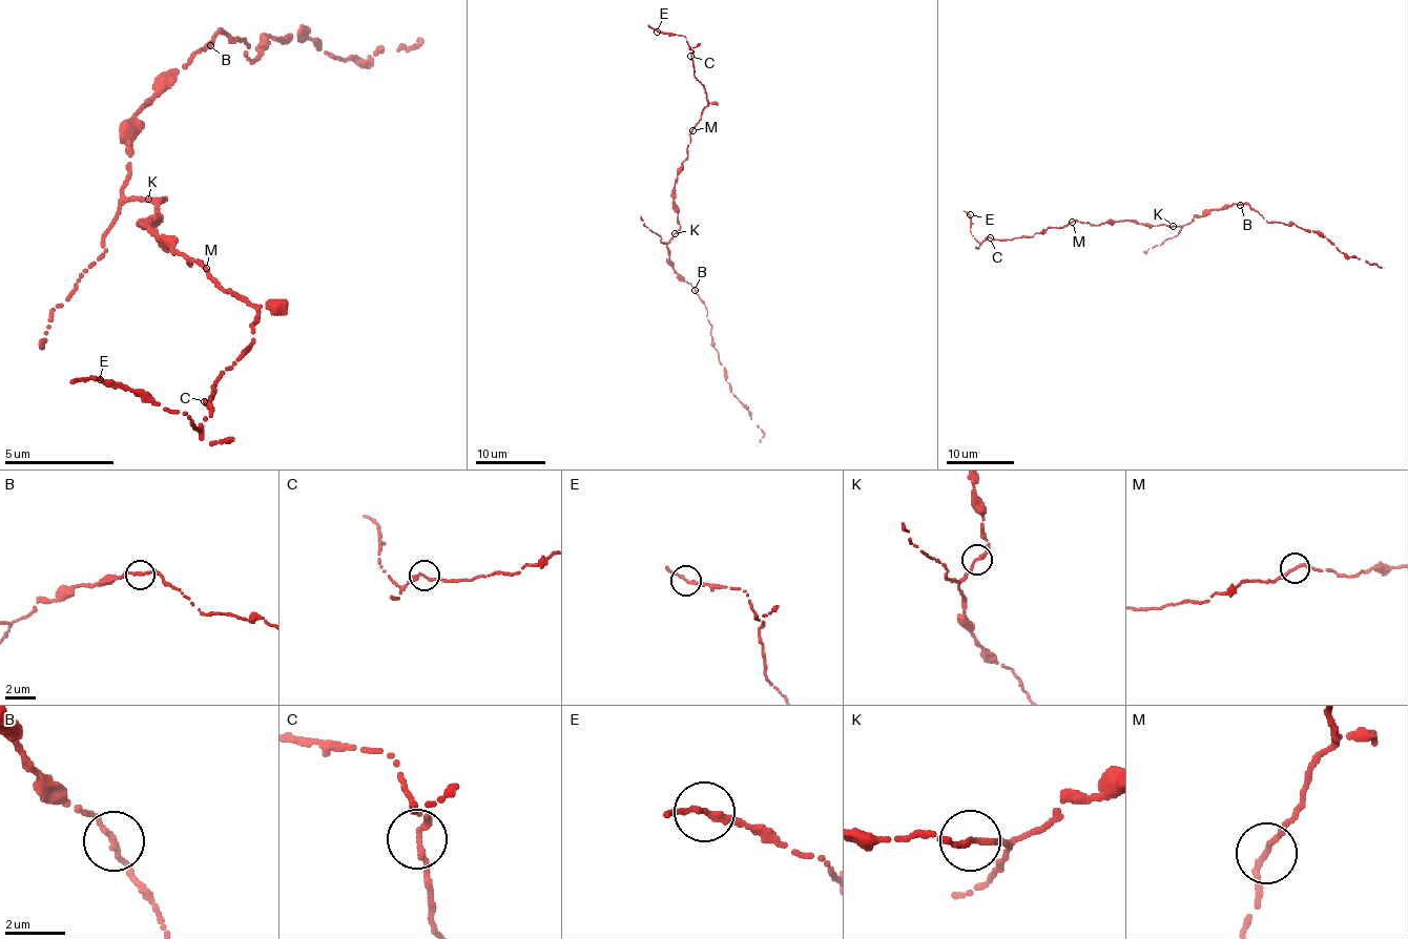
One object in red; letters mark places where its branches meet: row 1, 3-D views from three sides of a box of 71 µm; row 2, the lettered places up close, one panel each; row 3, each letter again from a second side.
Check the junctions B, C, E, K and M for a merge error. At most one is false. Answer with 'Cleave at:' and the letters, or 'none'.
Cleave at: none

